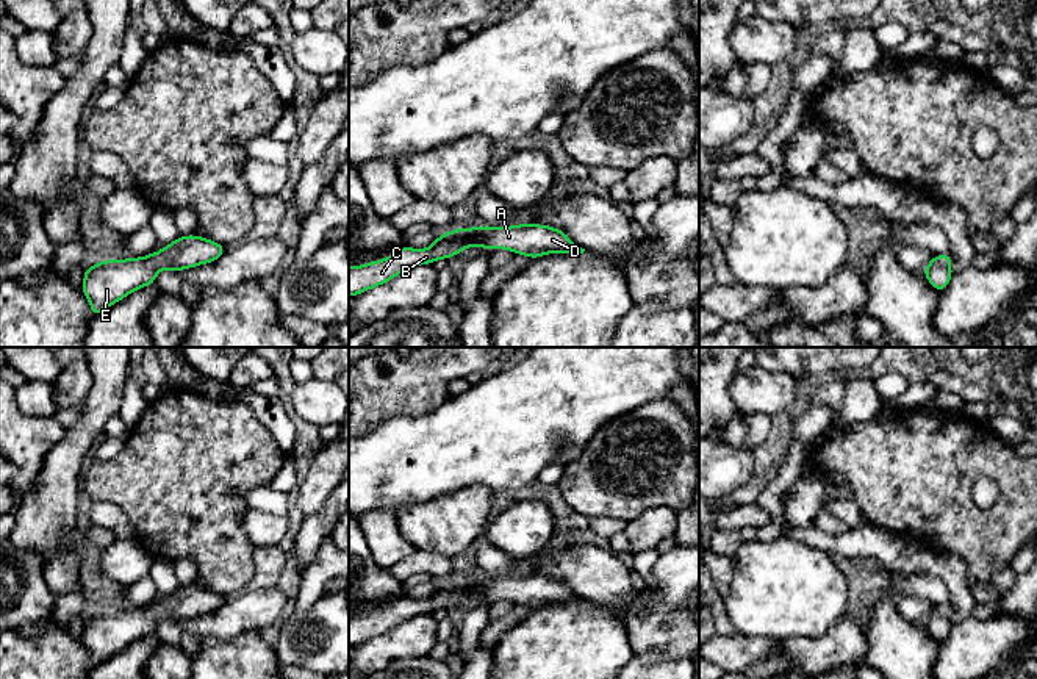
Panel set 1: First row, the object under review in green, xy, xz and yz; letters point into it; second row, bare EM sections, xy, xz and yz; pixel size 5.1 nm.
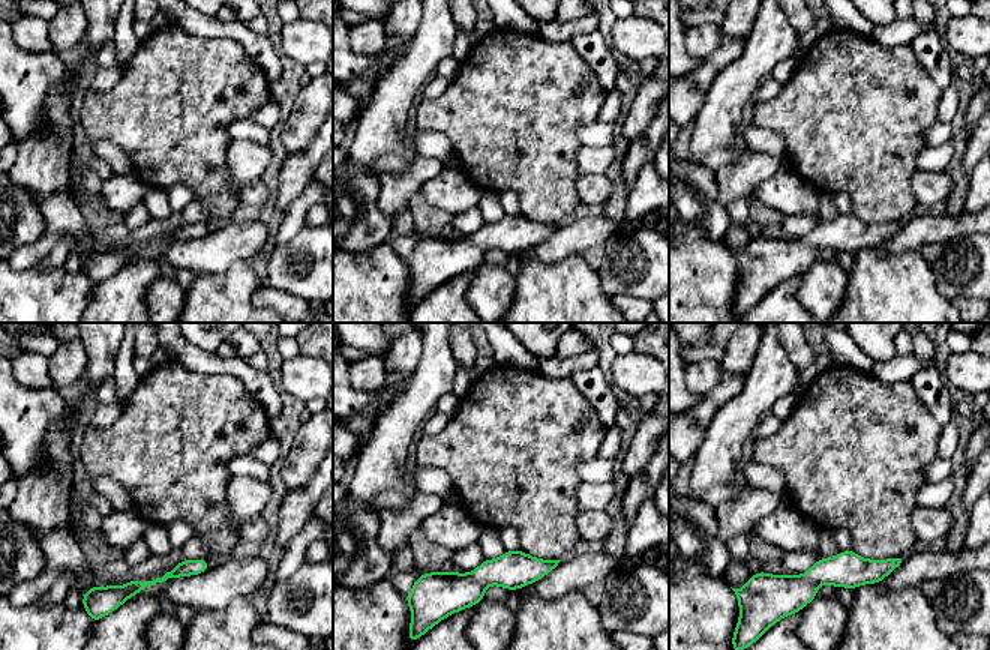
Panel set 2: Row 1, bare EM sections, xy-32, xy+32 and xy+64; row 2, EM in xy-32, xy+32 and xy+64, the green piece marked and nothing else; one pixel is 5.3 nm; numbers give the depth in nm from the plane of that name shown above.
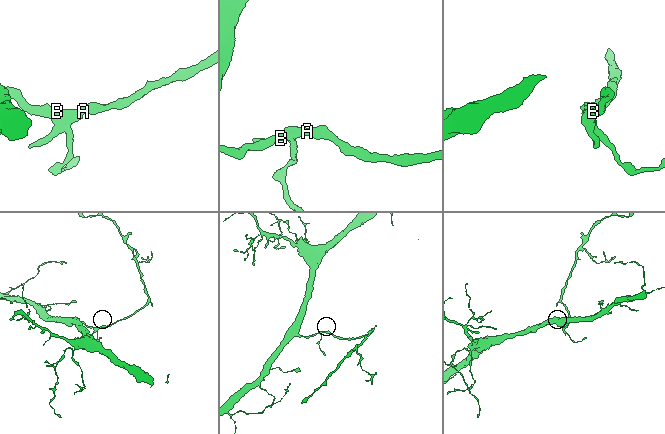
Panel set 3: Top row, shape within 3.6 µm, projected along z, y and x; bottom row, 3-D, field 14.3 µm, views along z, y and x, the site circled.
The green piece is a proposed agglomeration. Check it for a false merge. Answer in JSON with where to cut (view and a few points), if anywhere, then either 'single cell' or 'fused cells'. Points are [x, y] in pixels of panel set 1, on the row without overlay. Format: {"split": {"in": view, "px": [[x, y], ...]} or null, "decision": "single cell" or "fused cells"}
{"split": null, "decision": "single cell"}

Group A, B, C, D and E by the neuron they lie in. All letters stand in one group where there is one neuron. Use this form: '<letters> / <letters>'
A B C D E

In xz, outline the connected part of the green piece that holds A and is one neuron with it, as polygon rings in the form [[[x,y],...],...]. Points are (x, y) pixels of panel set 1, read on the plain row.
[[[521,574],[511,577],[472,577],[455,579],[427,599],[400,598],[393,607],[349,618],[349,646],[358,646],[371,638],[383,635],[407,620],[419,615],[432,615],[435,610],[449,610],[466,598],[507,599],[530,610],[546,604],[583,604],[585,599],[574,595],[565,582],[549,576]]]

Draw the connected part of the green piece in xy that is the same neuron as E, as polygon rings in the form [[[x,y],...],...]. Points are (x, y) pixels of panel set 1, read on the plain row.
[[[196,585],[180,587],[156,604],[122,612],[103,610],[84,620],[81,643],[89,649],[91,666],[102,663],[133,641],[153,635],[163,620],[175,623],[216,612],[225,596]]]

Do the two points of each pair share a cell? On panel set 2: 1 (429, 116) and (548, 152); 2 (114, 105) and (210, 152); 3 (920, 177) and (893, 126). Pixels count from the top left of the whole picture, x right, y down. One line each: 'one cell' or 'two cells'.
1: one cell
2: one cell
3: two cells

